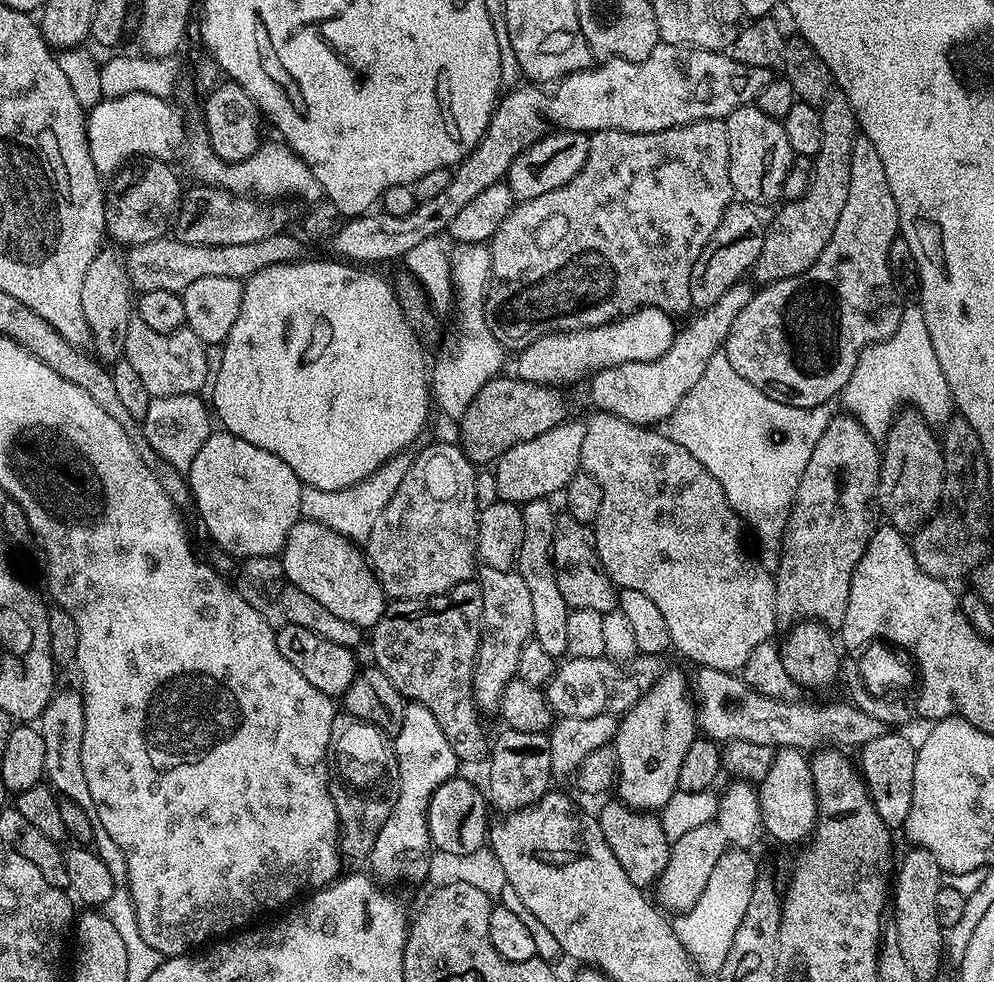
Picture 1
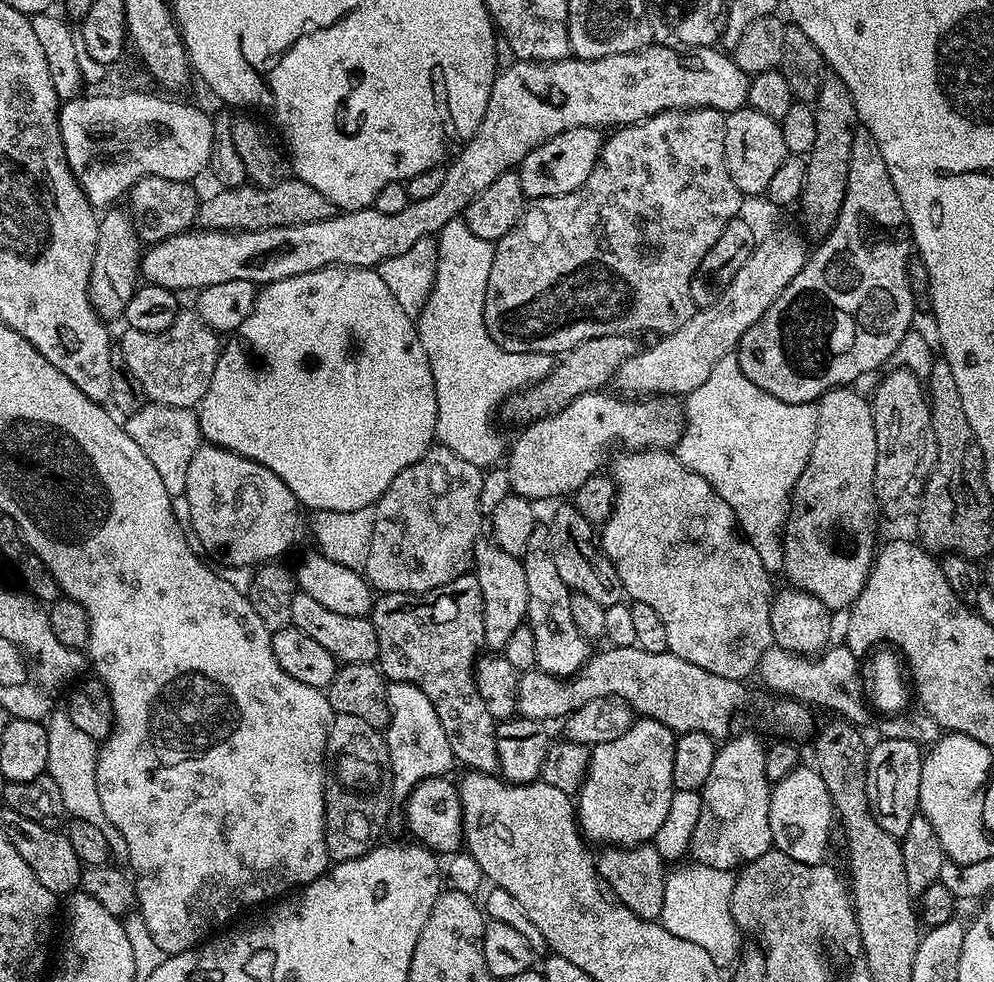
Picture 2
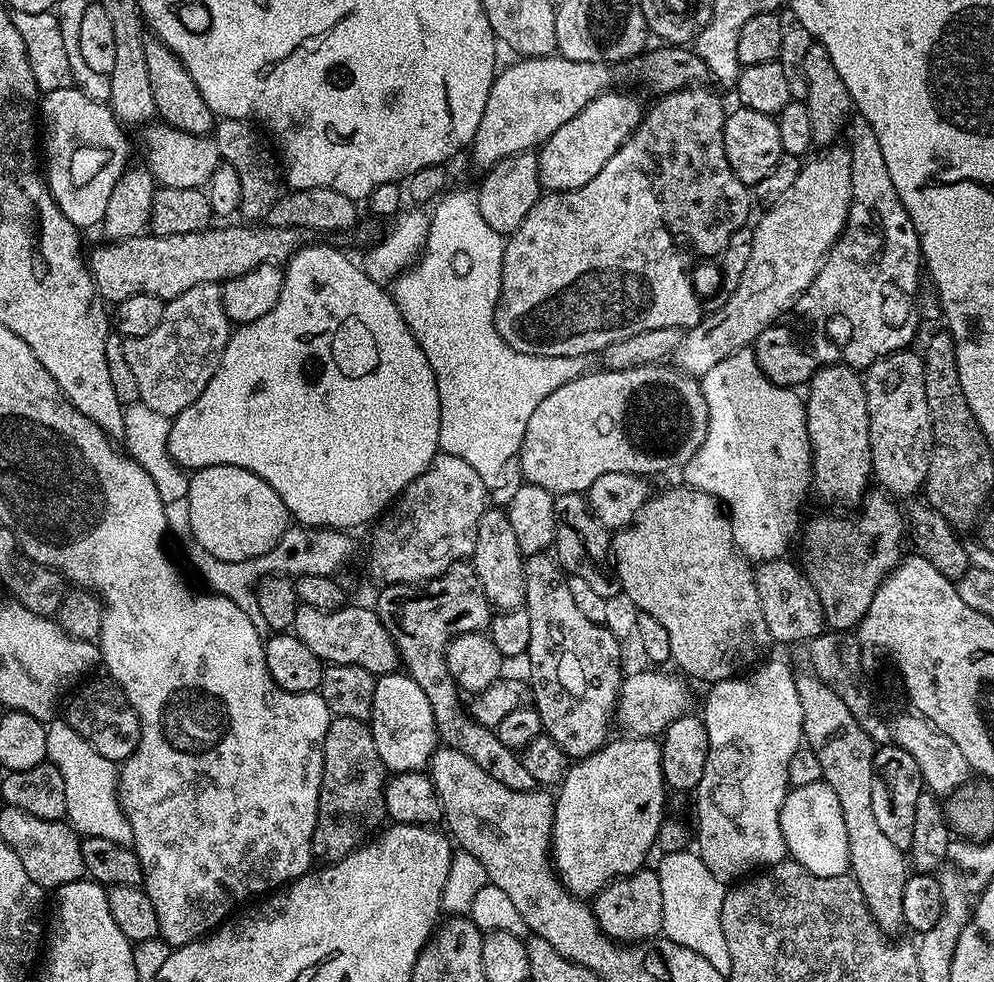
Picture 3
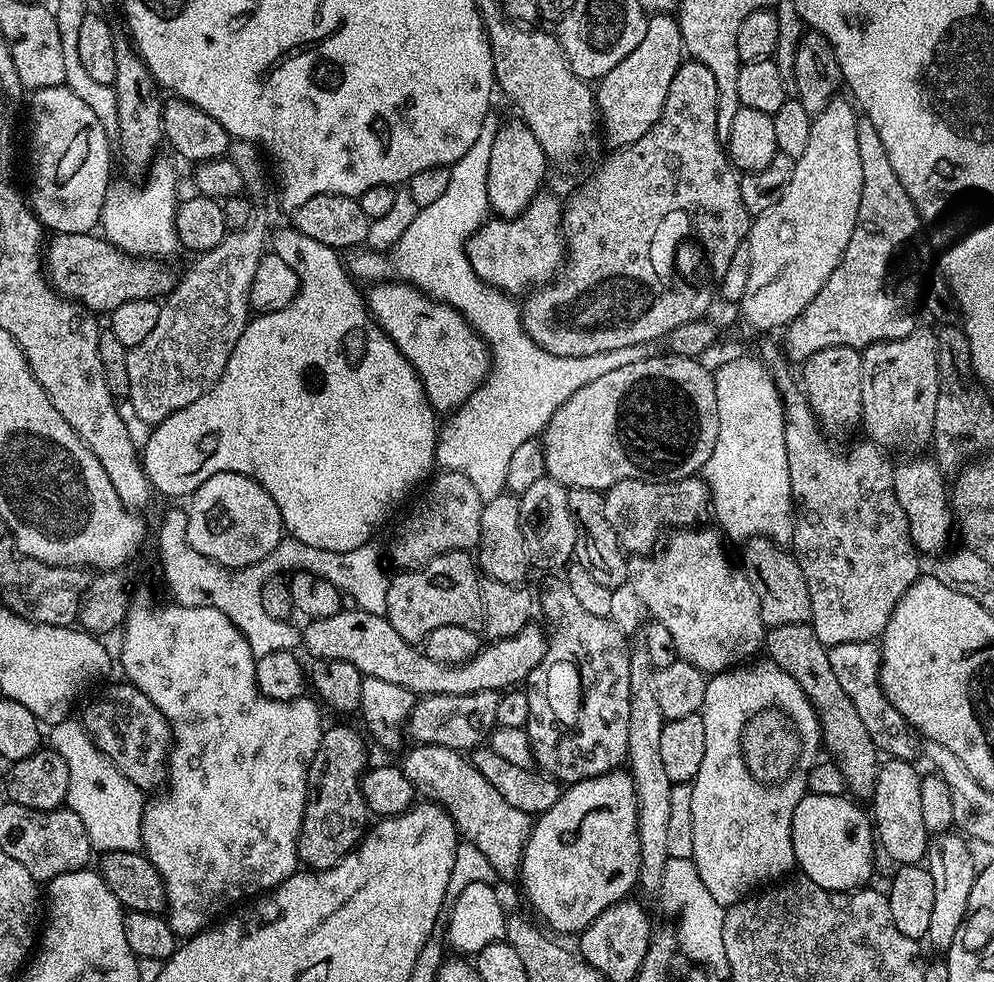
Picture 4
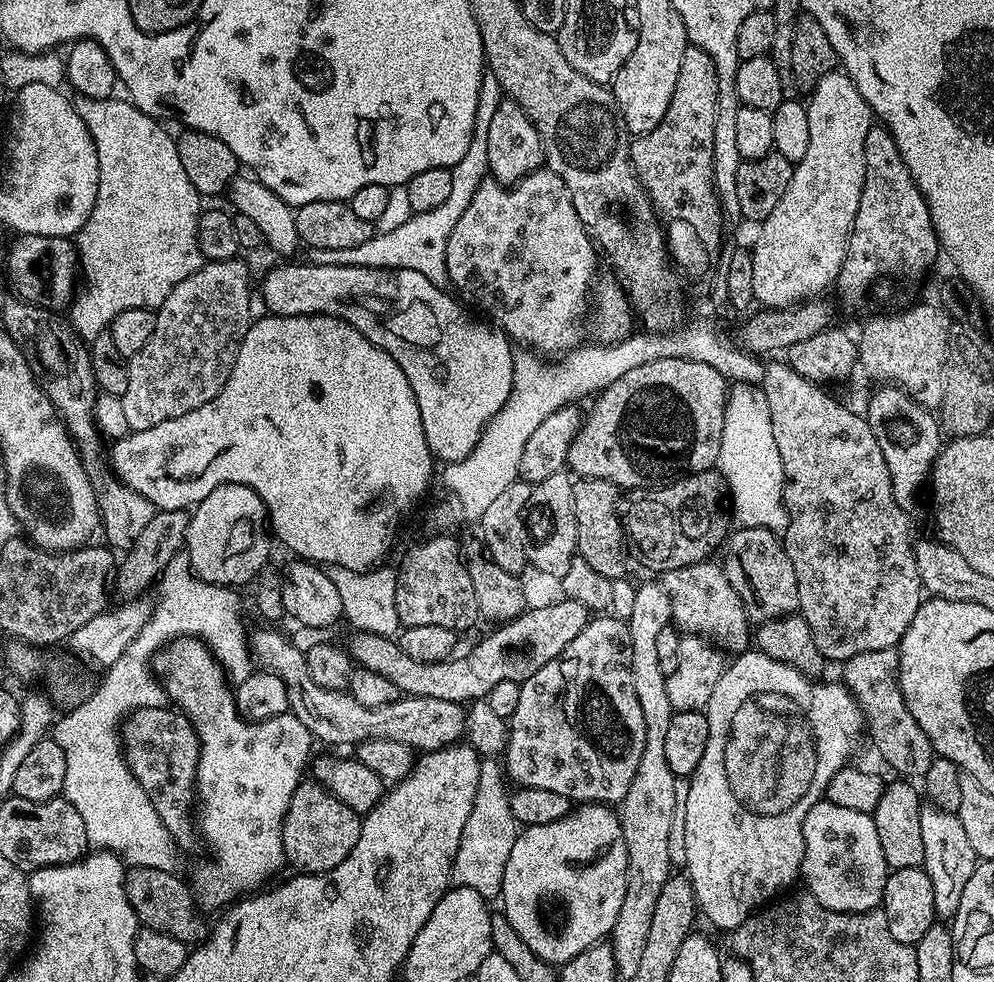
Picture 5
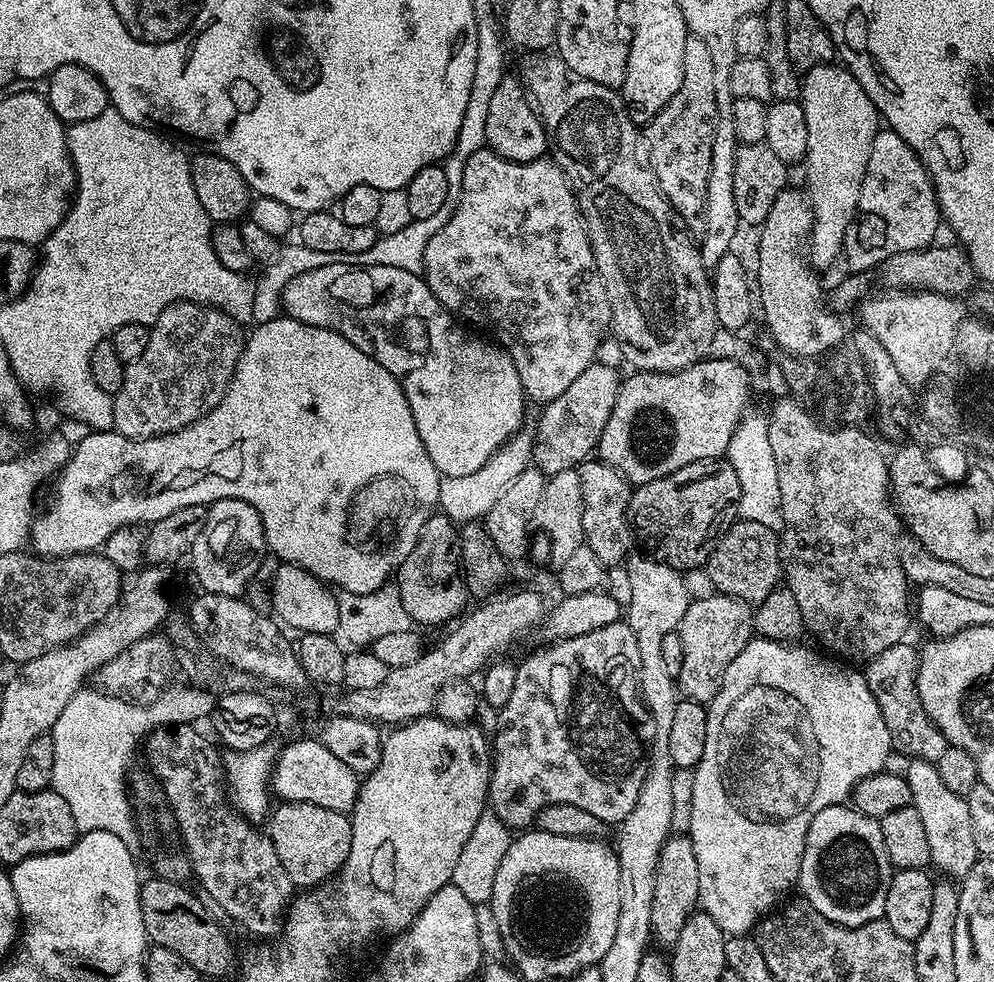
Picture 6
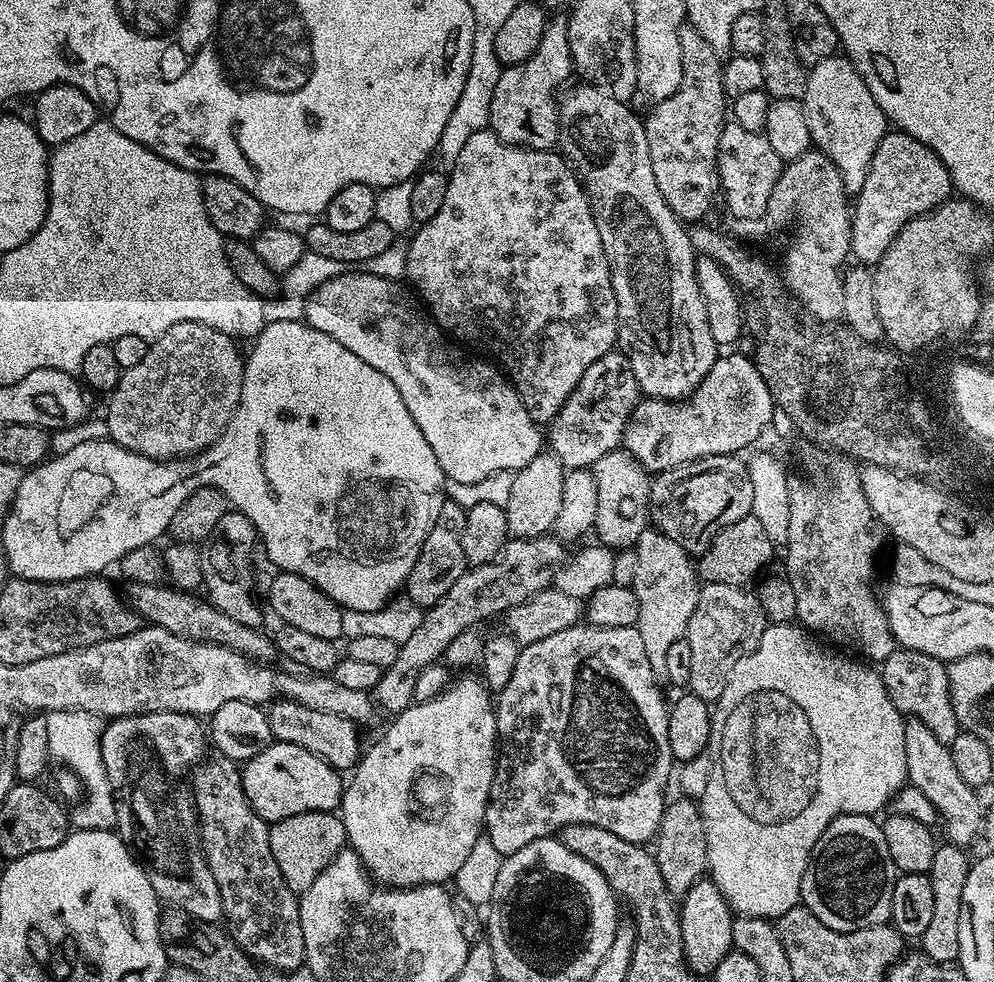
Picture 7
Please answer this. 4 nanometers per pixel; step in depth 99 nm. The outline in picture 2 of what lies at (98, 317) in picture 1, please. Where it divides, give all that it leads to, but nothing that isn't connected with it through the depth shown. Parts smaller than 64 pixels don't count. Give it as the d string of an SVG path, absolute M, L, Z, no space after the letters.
M109 207L99 217L97 224L99 226L98 240L95 243L94 261L91 262L88 293L91 304L101 319L119 319L138 287L142 242L133 226L130 215L121 207Z

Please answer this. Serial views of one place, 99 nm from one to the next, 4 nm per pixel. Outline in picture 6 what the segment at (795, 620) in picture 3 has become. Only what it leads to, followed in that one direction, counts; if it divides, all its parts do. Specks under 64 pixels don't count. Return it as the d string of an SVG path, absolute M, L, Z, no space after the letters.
M737 519L714 546L706 565L708 580L717 593L737 596L750 606L758 606L775 588L781 587L780 541L762 522Z

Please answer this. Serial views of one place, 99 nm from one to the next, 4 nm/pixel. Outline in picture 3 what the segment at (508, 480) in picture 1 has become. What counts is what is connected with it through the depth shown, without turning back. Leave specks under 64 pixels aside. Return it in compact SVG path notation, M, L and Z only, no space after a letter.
M668 362L646 364L621 372L603 371L588 370L583 376L558 386L558 390L542 398L534 414L530 414L518 453L520 469L527 483L542 486L542 490L556 496L571 492L584 494L602 474L633 472L635 476L653 478L659 472L683 469L684 464L694 458L702 442L706 442L708 411L697 377L681 372Z

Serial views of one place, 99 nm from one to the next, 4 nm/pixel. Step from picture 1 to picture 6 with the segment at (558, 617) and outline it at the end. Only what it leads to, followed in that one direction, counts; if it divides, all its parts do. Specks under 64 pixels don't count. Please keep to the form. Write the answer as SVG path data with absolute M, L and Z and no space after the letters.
M617 622L610 626L602 626L602 630L594 630L590 634L582 634L578 638L570 638L569 640L559 641L555 646L544 646L540 653L533 658L532 664L520 664L516 670L514 678L514 691L510 694L506 706L498 709L500 716L496 720L496 740L494 736L494 751L491 753L492 758L492 775L488 777L488 799L490 801L490 810L505 826L510 830L524 830L535 821L536 816L547 806L547 804L569 804L570 806L578 806L582 810L587 810L589 814L594 814L594 818L602 818L605 824L609 826L619 825L624 820L630 810L634 810L634 802L638 802L638 792L642 790L642 782L648 773L648 758L650 755L650 745L654 738L654 718L650 718L648 708L644 705L644 699L640 696L640 659L638 658L638 638L634 638L634 630L630 630L627 622Z

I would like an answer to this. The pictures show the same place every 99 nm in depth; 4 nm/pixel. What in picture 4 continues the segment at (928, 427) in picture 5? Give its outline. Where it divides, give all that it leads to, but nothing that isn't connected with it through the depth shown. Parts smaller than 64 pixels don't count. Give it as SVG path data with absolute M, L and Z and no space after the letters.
M924 454L913 455L916 456L913 460L904 460L893 467L894 494L898 498L898 506L902 506L902 514L906 514L910 538L917 553L936 558L949 547L948 539L951 538L952 532L954 536L954 517L946 484L944 488L945 473L935 459L928 457L927 460L920 455Z

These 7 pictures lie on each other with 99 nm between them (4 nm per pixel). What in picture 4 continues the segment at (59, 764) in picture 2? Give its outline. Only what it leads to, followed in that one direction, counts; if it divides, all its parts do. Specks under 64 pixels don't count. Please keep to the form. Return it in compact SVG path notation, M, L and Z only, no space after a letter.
M69 718L51 725L49 732L52 733L49 736L47 733L47 743L55 752L62 754L62 758L66 758L66 766L70 766L67 807L82 818L82 826L86 826L93 849L100 854L141 851L145 793L101 754L79 719Z

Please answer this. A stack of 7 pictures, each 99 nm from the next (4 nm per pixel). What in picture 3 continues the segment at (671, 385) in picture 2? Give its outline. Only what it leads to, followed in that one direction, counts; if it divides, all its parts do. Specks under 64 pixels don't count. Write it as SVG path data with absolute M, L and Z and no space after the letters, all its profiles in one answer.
M828 146L821 151L824 152L821 156L813 155L801 167L798 182L794 182L791 193L779 204L771 205L765 211L768 213L754 224L750 262L746 262L746 270L742 270L742 278L738 286L733 292L723 297L724 305L717 312L712 312L709 316L707 313L699 324L685 331L674 355L675 367L681 372L687 372L699 378L706 370L710 370L710 366L718 366L722 358L734 354L740 348L755 345L762 330L766 330L773 322L780 319L796 303L797 298L808 289L810 282L814 282L816 271L820 269L828 251L842 234L852 201L850 154L847 147L840 147Z

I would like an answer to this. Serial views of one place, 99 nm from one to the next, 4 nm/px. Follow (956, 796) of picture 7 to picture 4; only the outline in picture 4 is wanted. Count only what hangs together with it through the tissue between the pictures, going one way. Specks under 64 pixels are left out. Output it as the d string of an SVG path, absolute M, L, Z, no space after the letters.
M936 834L929 839L926 867L930 878L934 878L934 911L930 917L930 930L926 944L932 948L946 950L954 942L958 930L968 915L970 890L976 881L978 867L968 849L969 841L963 835Z

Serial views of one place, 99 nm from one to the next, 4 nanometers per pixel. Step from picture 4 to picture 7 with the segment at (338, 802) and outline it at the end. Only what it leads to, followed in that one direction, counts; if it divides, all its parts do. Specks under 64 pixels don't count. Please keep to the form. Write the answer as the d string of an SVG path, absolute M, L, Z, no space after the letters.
M307 812L306 814L294 814L290 818L280 820L269 827L270 854L274 854L274 862L278 862L278 870L282 872L282 878L286 886L297 894L303 894L307 888L314 886L314 878L334 862L334 858L345 851L348 835L344 829L344 821L336 812Z

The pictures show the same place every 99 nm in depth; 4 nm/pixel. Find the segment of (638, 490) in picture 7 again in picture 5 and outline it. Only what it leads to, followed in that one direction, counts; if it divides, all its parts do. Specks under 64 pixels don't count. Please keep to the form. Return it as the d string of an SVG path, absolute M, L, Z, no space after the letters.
M585 476L573 479L574 486L574 518L576 519L576 551L589 566L598 570L611 580L619 580L625 575L624 572L624 544L626 548L626 537L622 523L621 513L618 505L622 500L621 489L616 487L614 482L606 478L586 478Z

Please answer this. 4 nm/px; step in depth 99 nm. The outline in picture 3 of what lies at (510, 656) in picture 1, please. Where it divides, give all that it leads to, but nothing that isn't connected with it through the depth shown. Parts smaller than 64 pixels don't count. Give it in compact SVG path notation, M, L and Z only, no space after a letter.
M500 506L485 507L478 526L478 542L474 546L474 554L470 558L470 563L478 574L478 582L482 582L482 590L493 609L509 612L515 608L524 607L526 598L525 559L524 553L521 552L514 538L514 530L510 527L507 511Z

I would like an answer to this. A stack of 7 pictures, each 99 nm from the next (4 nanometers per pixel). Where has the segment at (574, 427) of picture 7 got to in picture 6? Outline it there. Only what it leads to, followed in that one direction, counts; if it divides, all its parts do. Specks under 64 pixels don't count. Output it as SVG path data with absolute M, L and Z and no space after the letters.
M594 362L582 370L564 393L543 405L541 412L544 413L534 427L532 464L545 477L576 468L597 451L602 430L606 430L606 422L610 422L610 410L614 410L622 383L622 376L610 365L600 363Z

